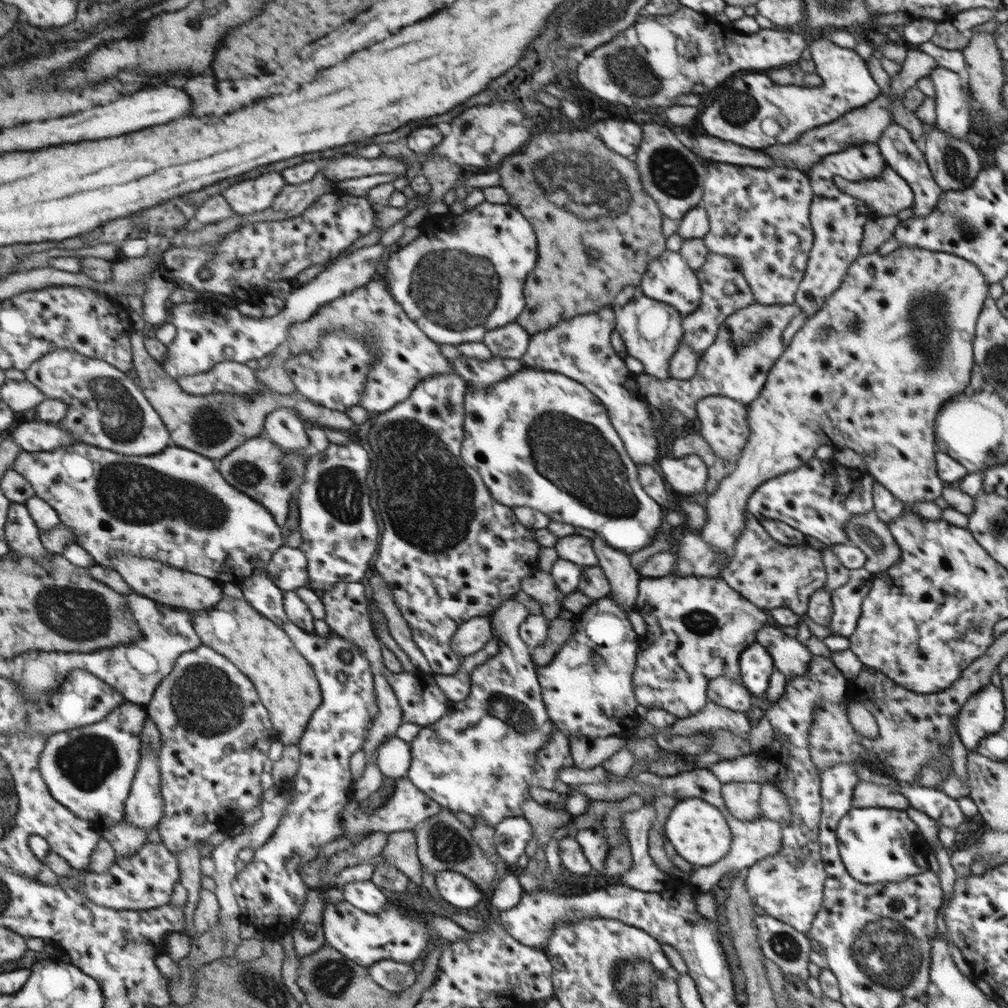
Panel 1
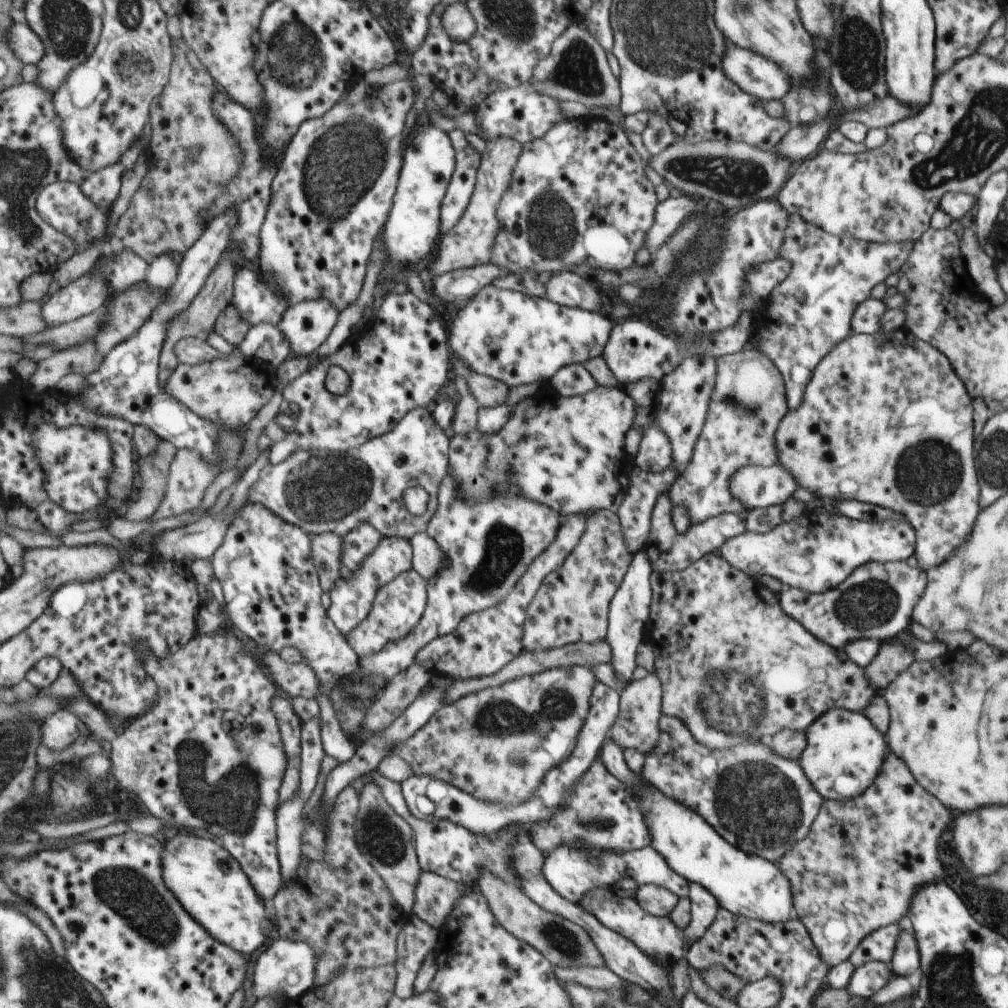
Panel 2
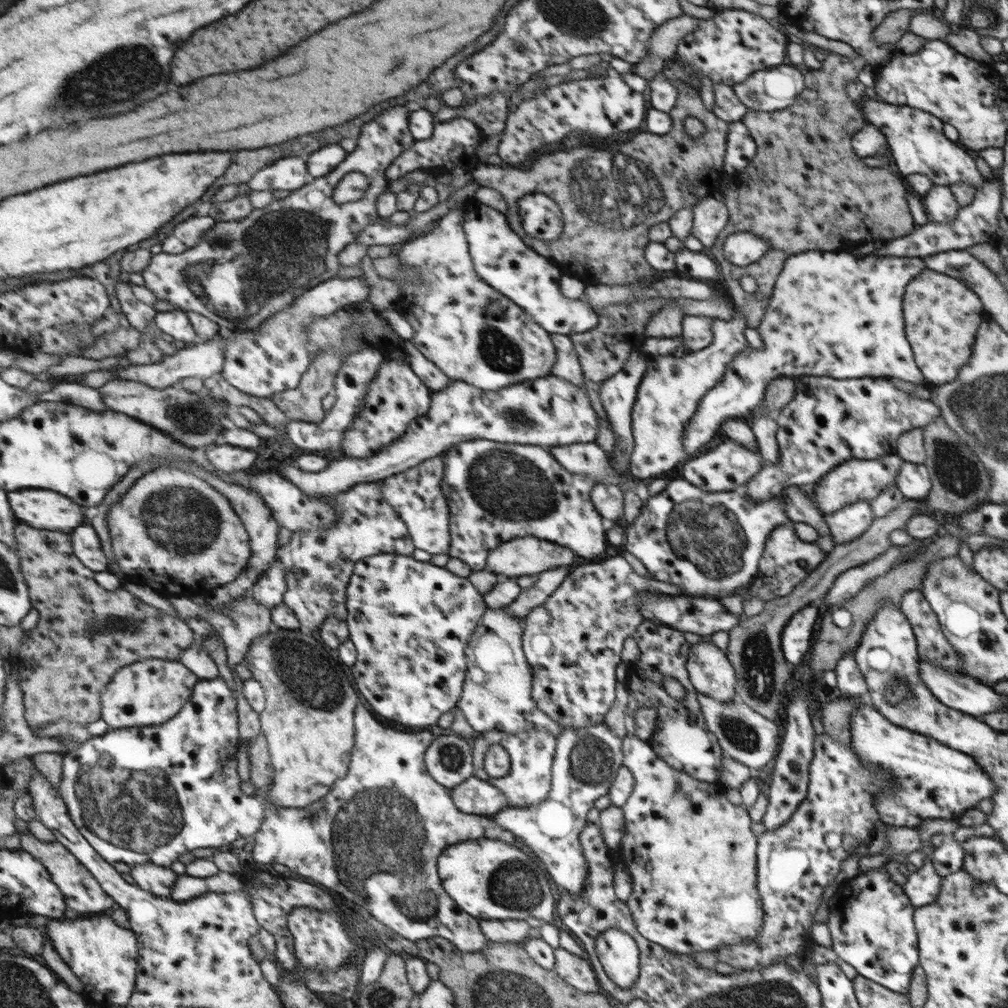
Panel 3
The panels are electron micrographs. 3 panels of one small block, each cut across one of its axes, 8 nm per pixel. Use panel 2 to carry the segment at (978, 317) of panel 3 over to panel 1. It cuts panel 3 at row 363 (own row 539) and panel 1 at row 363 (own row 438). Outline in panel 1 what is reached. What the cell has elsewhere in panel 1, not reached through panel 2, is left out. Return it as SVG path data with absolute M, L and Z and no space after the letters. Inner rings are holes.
M909 246L898 247L894 251L880 255L878 251L858 257L849 270L843 284L825 301L823 308L814 316L810 322L806 321L806 330L794 338L786 348L784 356L776 362L769 373L765 388L761 390L759 397L747 404L747 421L750 423L751 434L741 456L736 460L735 469L726 477L718 488L710 494L703 496L703 501L708 510L708 522L700 531L700 535L707 541L714 551L720 552L722 557L732 560L734 550L738 544L739 536L743 534L747 524L746 510L749 498L761 486L764 481L778 475L796 470L799 466L808 462L815 456L819 446L831 446L835 449L848 447L863 455L864 462L870 474L885 486L900 502L903 502L909 510L914 510L917 502L934 502L936 498L943 496L942 481L936 476L936 465L934 454L937 454L936 443L936 418L937 414L946 401L962 393L970 384L970 374L974 366L973 342L974 326L984 308L988 298L988 281L986 274L982 272L973 262L952 253L940 253L924 248L910 248Z

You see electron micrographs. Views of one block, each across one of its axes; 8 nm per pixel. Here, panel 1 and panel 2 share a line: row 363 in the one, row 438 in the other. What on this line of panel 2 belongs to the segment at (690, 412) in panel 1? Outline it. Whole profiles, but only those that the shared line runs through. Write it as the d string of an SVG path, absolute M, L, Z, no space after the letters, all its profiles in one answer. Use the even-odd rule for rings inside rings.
M745 347L740 352L717 358L717 380L705 426L693 450L689 468L677 477L670 488L670 495L673 496L670 499L670 507L688 508L690 525L708 521L709 518L724 513L744 515L745 503L734 498L733 491L730 490L730 482L737 470L745 466L769 467L778 464L780 451L777 449L776 434L788 412L785 382L781 370L768 355L757 348Z

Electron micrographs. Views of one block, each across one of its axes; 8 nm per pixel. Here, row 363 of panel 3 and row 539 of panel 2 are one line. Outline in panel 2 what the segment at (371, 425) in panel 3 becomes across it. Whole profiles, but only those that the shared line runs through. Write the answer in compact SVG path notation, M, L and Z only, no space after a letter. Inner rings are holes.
M382 536L381 542L374 552L360 564L360 568L350 578L342 576L340 584L332 590L332 604L330 618L338 624L338 628L346 635L349 634L353 625L362 622L373 610L378 590L382 586L389 585L394 578L398 578L402 572L413 568L413 548L406 538L400 536Z

